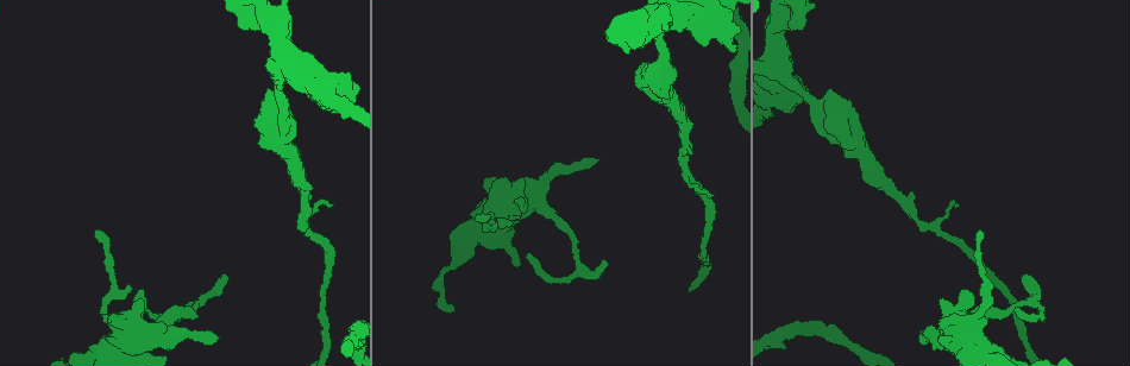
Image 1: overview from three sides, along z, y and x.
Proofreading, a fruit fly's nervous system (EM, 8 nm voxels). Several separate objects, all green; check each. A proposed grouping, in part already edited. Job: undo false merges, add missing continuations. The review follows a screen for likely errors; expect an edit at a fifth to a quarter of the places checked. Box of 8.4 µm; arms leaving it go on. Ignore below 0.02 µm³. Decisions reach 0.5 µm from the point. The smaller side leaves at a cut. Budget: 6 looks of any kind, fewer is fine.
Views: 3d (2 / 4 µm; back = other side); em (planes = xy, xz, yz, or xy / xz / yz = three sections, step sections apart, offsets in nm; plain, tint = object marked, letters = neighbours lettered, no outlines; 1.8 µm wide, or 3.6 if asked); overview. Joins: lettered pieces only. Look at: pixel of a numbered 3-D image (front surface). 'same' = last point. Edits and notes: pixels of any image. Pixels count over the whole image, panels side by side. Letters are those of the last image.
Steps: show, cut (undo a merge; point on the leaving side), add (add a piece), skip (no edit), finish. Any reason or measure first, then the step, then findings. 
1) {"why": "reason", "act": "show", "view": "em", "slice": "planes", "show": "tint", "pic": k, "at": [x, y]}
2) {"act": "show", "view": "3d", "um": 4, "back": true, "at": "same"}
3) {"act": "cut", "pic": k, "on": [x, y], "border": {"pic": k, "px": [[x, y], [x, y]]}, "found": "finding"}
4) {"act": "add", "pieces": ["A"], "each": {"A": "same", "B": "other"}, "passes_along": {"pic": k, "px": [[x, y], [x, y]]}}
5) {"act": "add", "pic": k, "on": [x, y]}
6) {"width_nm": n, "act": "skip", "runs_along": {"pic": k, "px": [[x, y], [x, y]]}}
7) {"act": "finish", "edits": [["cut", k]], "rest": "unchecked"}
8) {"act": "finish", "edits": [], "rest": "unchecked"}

{"why": "free end", "act": "show", "view": "em", "um": 3.6, "slice": "xz", "step": 8, "show": "plain", "pic": 1, "at": [920, 337]}

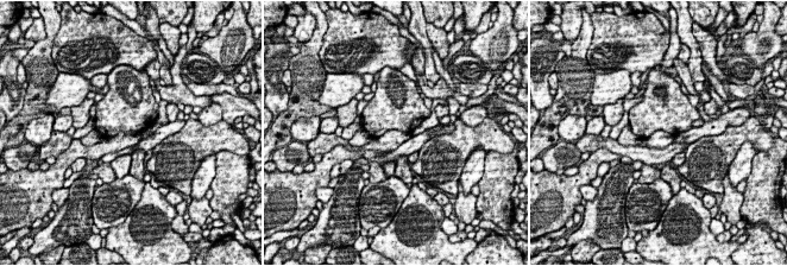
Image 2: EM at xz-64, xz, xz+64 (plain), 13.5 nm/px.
{"act": "show", "view": "em", "um": 3.6, "slice": "xz", "step": 8, "show": "tint", "at": "same"}

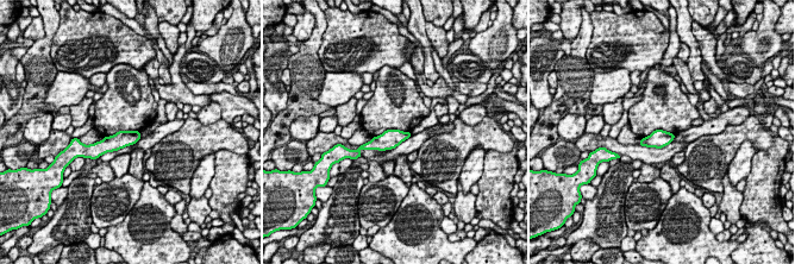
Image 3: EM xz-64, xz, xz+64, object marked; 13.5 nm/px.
{"act": "show", "view": "em", "um": 3.6, "slice": "xz", "step": 8, "show": "letters", "at": "same"}

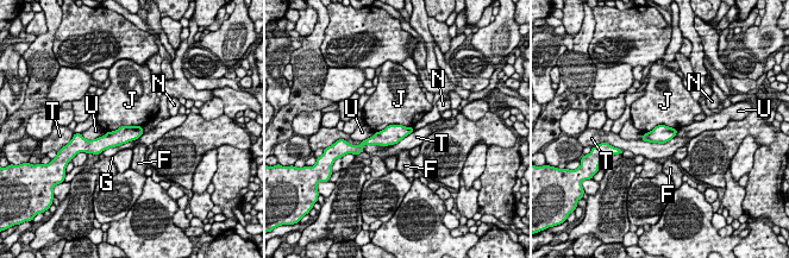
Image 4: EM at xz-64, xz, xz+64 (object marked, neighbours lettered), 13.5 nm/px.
{"act": "skip", "each": {"F": "other", "G": "other", "J": "other", "N": "other", "T": "other", "U": "other"}, "border": {"pic": 4, "px": [[412, 126], [387, 125], [376, 132]]}, "found": "no lettered piece goes on from it"}

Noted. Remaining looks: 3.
{"why": "thin end", "act": "show", "view": "3d", "um": 4, "pic": 1, "at": [1014, 309]}

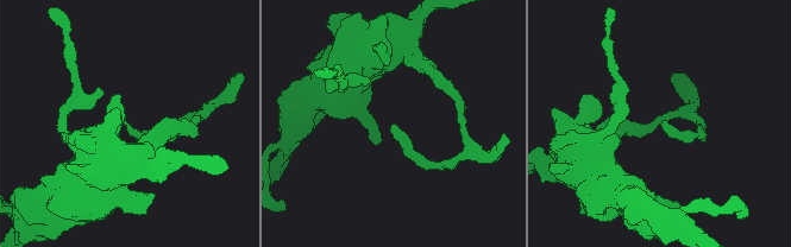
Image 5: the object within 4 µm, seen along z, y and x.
{"why": "need the tissue", "act": "show", "view": "em", "slice": "planes", "show": "letters", "pic": 5, "at": [124, 122]}

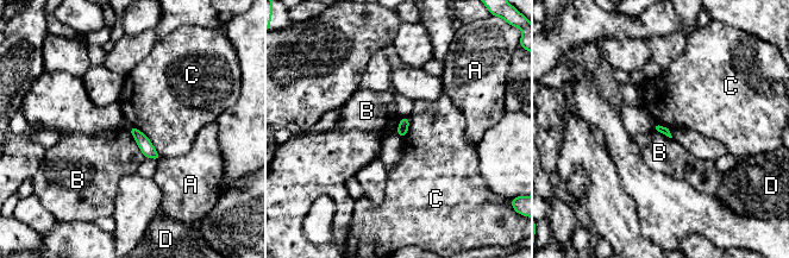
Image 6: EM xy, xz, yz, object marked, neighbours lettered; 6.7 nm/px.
{"act": "skip", "each": {"A": "other", "B": "other", "C": "other", "D": "other"}, "border": {"pic": 6, "px": [[129, 128], [137, 146], [145, 157]]}, "found": "none of them fits"}

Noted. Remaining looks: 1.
{"act": "finish", "edits": [], "rest": "unchecked"}

